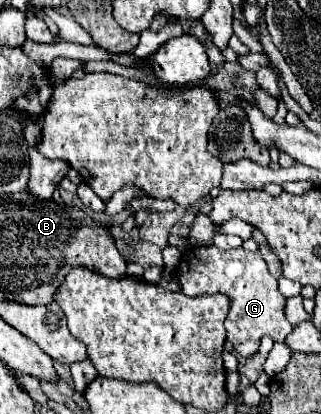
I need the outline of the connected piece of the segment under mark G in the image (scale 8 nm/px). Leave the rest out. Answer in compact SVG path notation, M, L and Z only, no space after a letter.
M190 247L184 253L176 275L182 285L182 293L188 297L222 293L230 299L226 339L242 357L252 357L258 351L264 335L272 337L276 343L282 343L292 333L292 325L284 315L286 297L278 291L278 281L270 275L260 251L250 253L242 247L228 251L220 251L218 247Z

